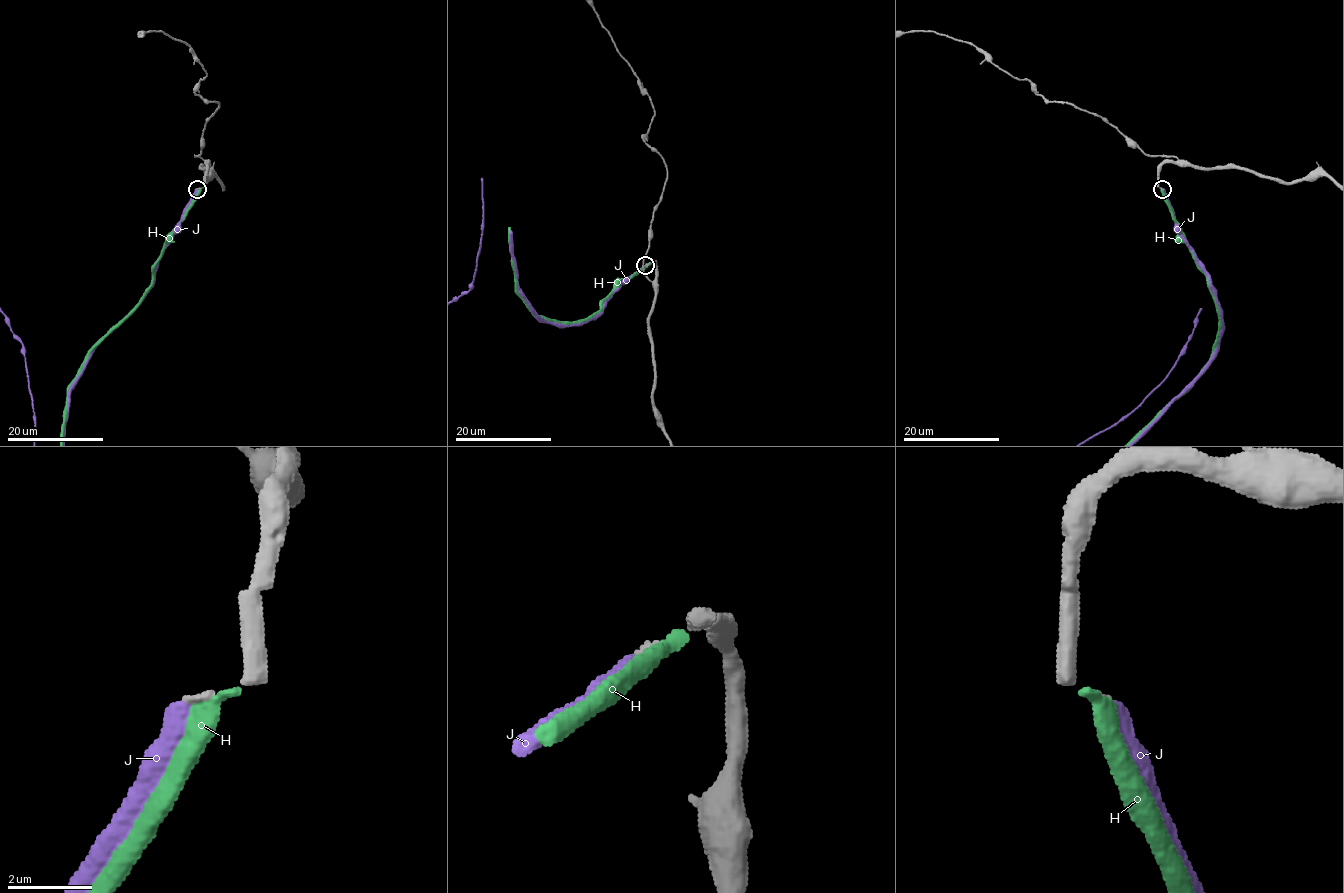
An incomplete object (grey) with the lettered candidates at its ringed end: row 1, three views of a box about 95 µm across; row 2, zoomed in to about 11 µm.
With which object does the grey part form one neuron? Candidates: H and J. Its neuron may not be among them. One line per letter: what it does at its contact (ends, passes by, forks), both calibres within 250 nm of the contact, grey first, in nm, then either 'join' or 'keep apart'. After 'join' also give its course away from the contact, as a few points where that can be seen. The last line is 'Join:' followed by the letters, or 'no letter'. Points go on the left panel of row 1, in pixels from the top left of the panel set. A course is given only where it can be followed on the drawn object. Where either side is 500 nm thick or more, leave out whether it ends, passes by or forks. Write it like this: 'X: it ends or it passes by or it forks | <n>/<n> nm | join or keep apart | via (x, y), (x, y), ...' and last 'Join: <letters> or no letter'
H: 180/550 nm | keep apart
J: it ends | 180/440 nm | join
Join: J

